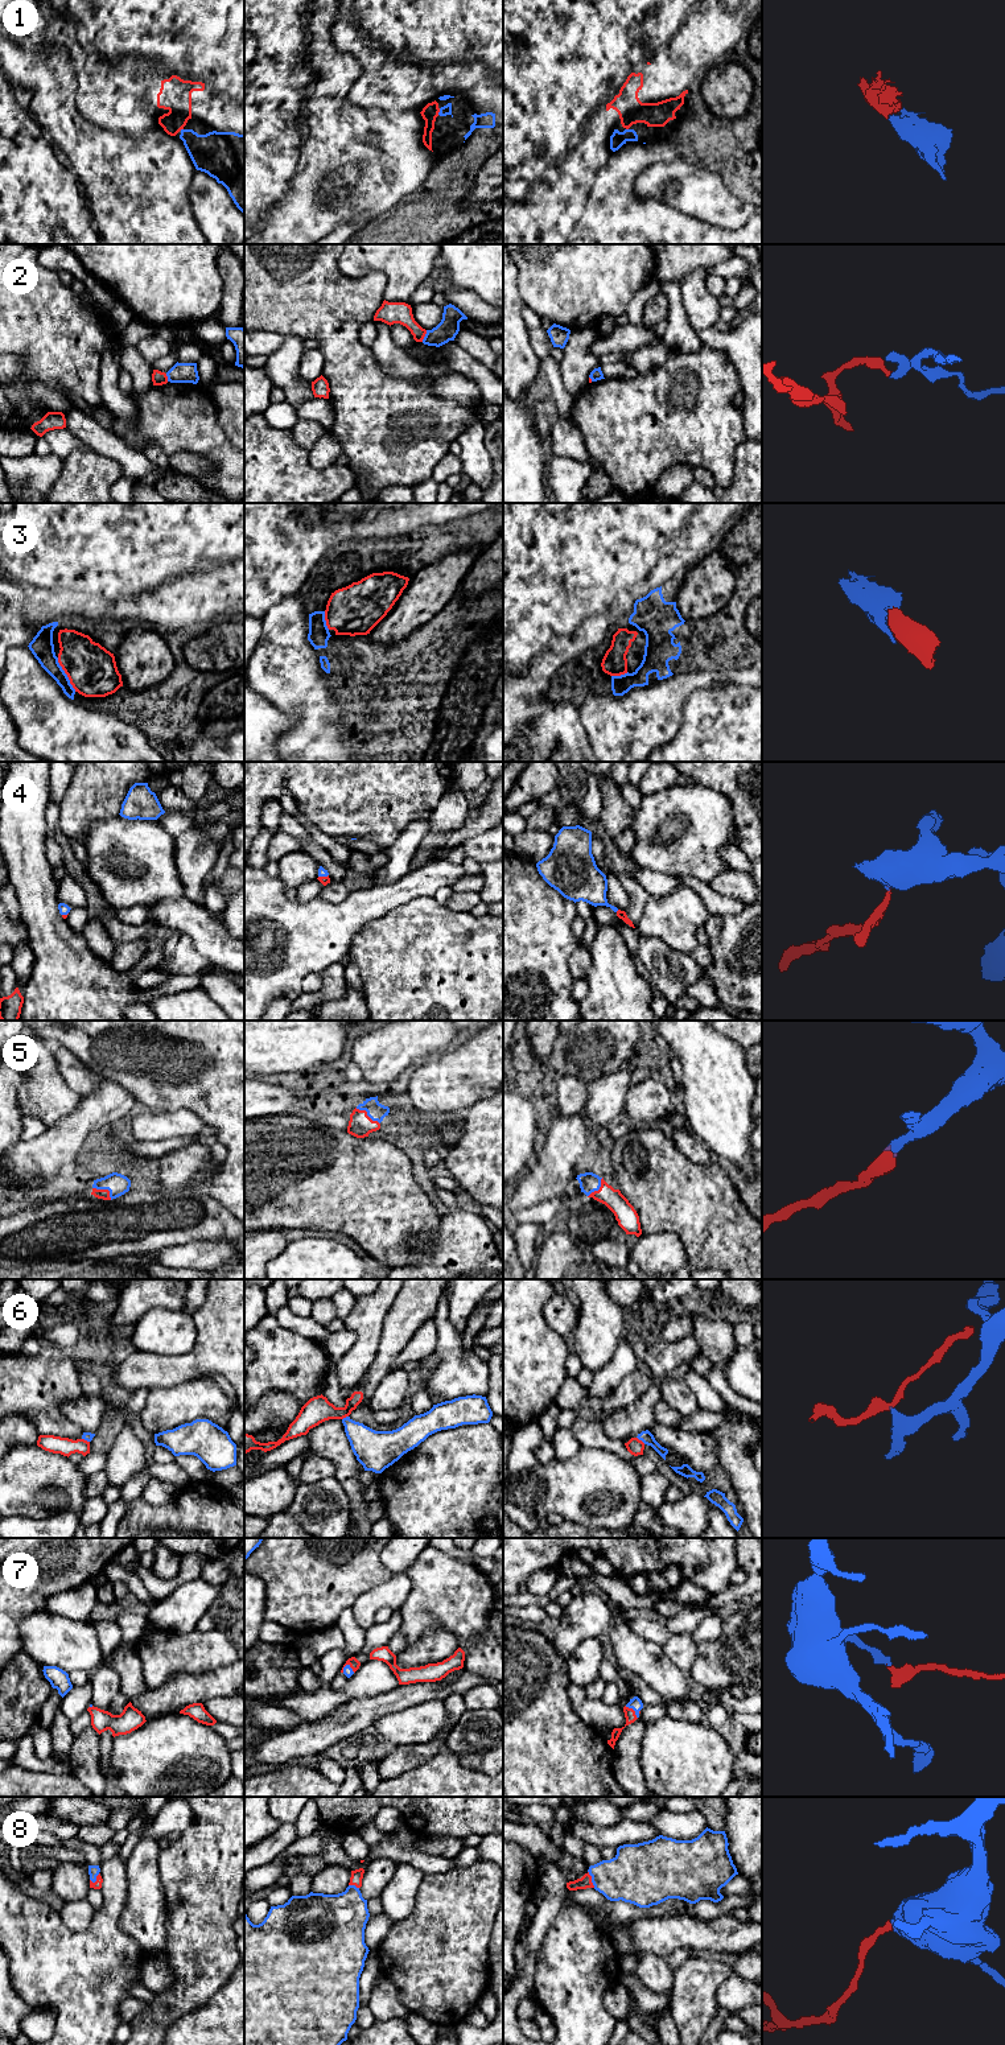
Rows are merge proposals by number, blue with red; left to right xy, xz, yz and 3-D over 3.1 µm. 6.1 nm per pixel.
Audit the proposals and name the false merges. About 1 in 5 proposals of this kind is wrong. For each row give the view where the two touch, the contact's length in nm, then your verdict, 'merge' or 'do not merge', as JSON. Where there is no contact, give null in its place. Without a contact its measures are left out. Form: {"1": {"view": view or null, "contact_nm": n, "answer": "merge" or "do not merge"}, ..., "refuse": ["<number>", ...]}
{"1": {"view": "xz", "contact_nm": 40, "answer": "merge"}, "2": {"view": "xz", "contact_nm": 80, "answer": "merge"}, "3": {"view": "xy", "contact_nm": 240, "answer": "merge"}, "4": {"view": "xz", "contact_nm": 70, "answer": "merge"}, "5": {"view": "xz", "contact_nm": 180, "answer": "merge"}, "6": {"view": "yz", "contact_nm": 70, "answer": "do not merge"}, "7": {"view": "yz", "contact_nm": 110, "answer": "merge"}, "8": {"view": "yz", "contact_nm": 110, "answer": "merge"}, "refuse": ["6"]}

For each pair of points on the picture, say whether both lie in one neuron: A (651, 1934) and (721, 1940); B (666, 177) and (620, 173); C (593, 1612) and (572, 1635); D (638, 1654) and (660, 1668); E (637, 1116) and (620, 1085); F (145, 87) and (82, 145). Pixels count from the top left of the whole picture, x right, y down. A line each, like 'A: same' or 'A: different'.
A: same
B: different
C: same
D: same
E: different
F: different

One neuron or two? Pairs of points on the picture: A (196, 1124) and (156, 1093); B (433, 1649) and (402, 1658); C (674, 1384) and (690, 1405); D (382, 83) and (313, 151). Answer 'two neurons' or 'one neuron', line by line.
A: two neurons
B: one neuron
C: one neuron
D: two neurons

